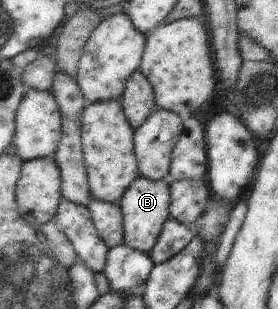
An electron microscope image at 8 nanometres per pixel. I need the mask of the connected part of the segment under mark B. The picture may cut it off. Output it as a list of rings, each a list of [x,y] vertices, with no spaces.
[[[144,177],[135,179],[118,203],[123,217],[123,244],[134,251],[149,254],[156,245],[164,224],[169,220],[170,202],[170,184],[166,181],[150,181]]]

